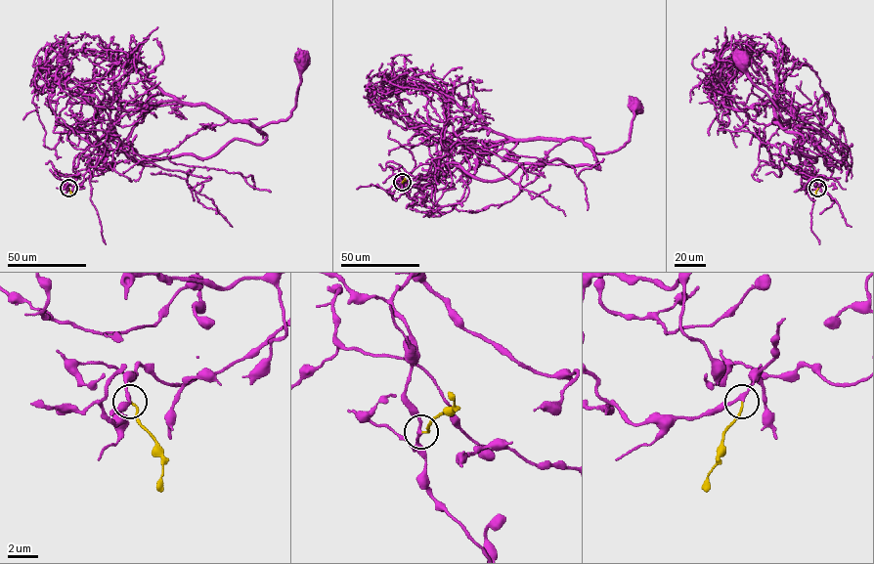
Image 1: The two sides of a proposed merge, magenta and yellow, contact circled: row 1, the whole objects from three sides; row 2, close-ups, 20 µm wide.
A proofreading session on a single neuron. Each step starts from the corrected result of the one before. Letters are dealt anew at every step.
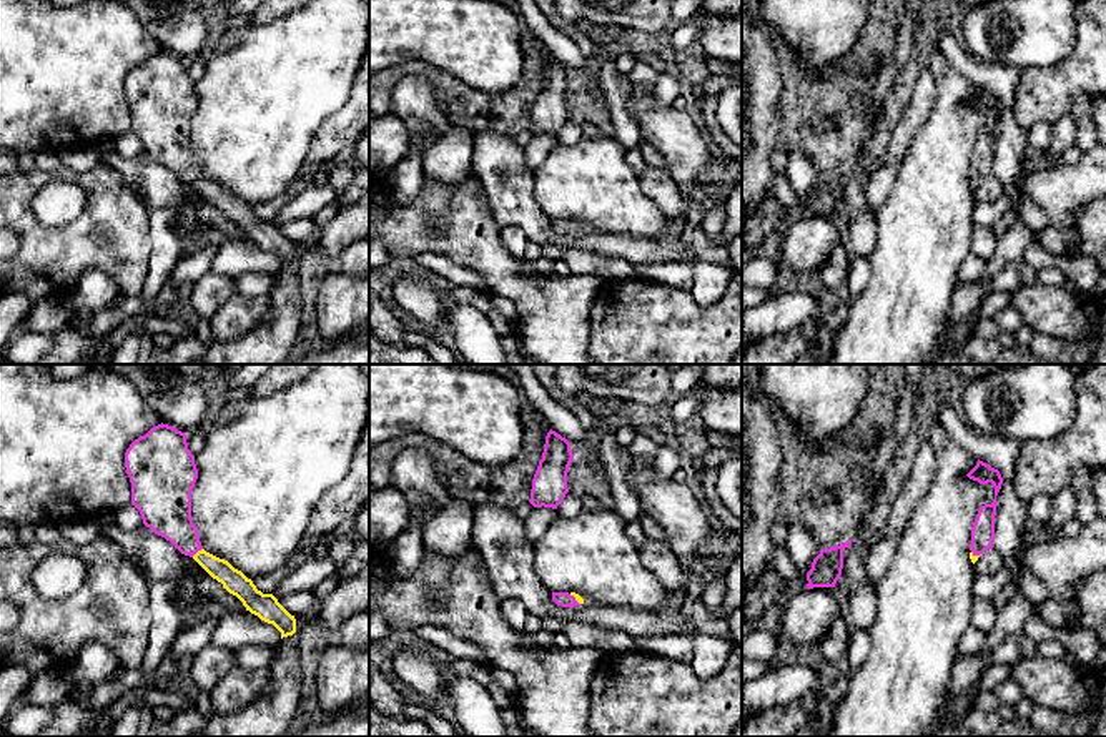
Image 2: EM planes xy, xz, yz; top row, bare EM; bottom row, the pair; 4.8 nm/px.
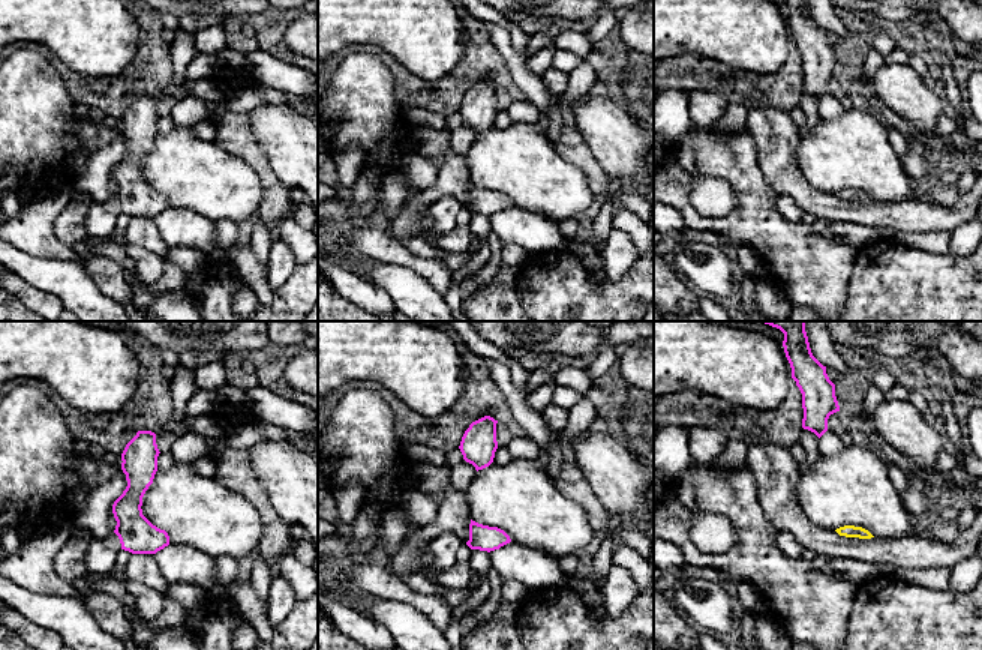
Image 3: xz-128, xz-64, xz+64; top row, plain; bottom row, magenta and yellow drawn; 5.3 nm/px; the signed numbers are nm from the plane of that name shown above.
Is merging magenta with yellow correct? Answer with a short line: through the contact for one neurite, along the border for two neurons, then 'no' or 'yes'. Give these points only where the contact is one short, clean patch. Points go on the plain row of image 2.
line xy (167, 137), (197, 178), (233, 208); yes

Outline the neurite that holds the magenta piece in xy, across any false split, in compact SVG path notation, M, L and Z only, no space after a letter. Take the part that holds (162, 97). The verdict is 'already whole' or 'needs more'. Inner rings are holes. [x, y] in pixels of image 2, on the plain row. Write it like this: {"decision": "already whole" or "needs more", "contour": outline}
{"decision": "needs more", "contour": "M168 52L151 55L125 80L131 110L131 131L143 151L193 185L213 206L236 223L246 238L273 251L281 266L296 260L296 246L273 221L263 221L251 206L228 188L206 180L191 146L191 120L198 106L186 62Z"}

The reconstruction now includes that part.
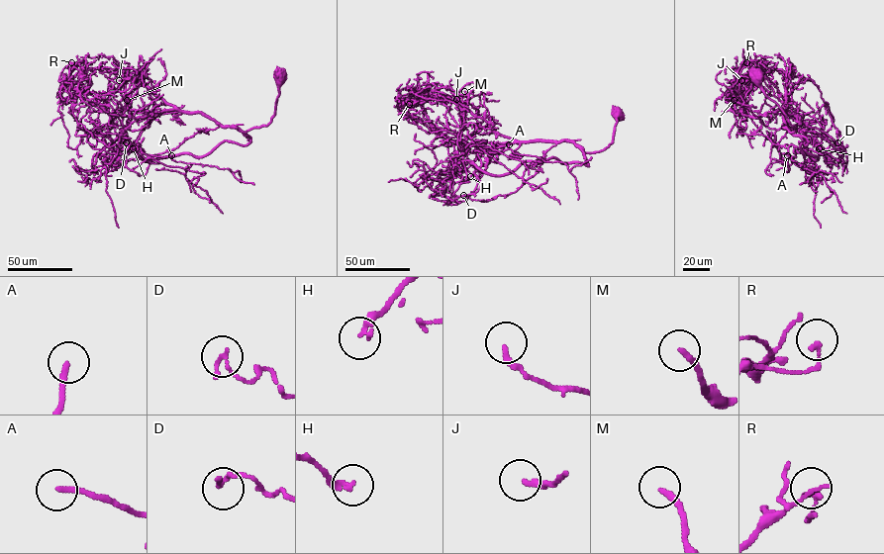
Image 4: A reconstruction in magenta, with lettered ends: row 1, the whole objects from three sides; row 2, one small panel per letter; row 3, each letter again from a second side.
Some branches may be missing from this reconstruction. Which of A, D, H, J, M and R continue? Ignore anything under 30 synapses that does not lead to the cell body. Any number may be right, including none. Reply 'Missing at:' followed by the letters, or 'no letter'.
Missing at: A

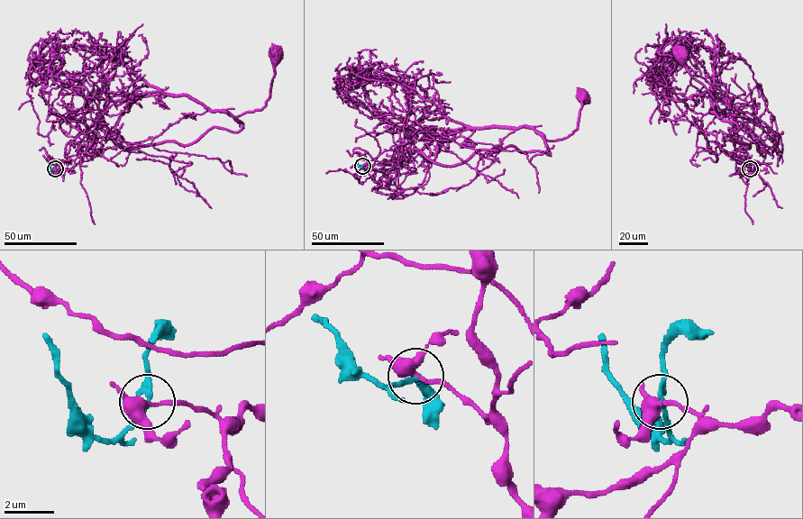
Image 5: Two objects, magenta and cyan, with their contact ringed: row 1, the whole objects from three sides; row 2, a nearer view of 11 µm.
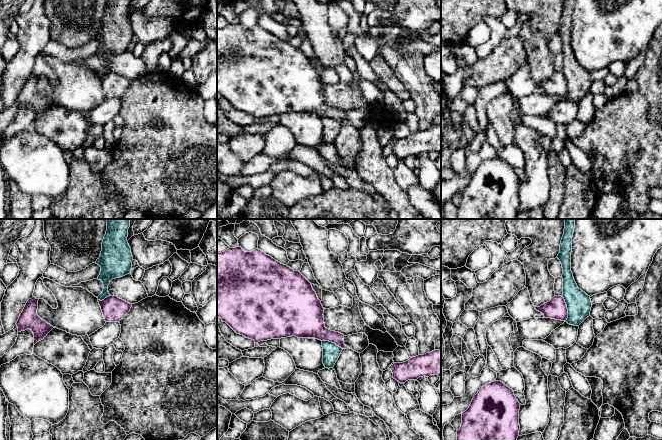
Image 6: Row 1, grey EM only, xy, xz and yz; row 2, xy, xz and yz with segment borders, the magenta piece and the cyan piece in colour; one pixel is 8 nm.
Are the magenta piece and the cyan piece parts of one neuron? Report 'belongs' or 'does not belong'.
does not belong

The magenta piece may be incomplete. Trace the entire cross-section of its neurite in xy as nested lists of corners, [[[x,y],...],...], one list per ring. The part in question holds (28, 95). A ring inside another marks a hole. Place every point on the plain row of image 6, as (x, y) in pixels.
[[[35,73],[29,75],[16,99],[18,108],[30,105],[34,110],[34,121],[43,116],[47,110],[56,103],[51,102],[37,91],[38,76]]]

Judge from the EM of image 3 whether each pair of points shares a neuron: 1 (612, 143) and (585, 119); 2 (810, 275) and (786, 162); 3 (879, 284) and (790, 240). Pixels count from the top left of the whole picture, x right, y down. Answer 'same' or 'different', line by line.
1: same
2: different
3: different

